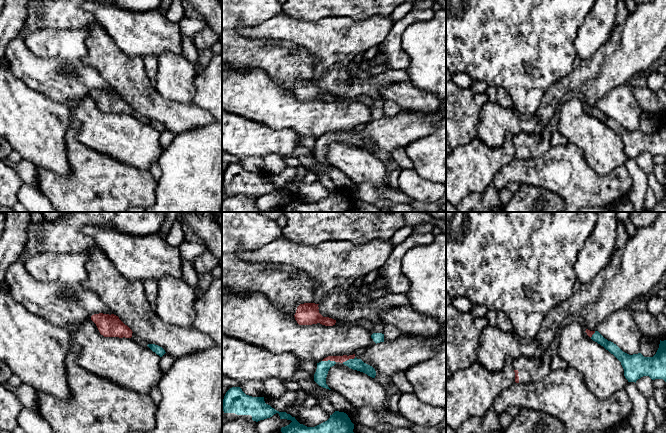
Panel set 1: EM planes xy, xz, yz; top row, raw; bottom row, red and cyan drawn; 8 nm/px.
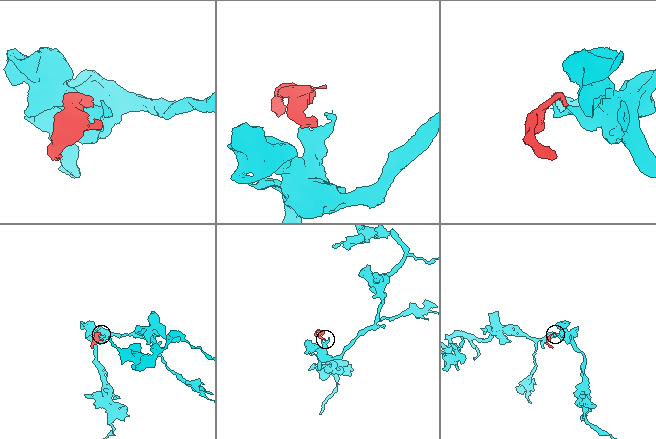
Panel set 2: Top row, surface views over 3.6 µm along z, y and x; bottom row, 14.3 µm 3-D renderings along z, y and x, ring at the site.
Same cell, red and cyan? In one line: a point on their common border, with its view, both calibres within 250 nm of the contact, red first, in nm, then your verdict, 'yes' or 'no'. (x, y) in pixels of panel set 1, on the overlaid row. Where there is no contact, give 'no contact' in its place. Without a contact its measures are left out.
contact xz (329, 359); calibres 60 and 100 nm; yes

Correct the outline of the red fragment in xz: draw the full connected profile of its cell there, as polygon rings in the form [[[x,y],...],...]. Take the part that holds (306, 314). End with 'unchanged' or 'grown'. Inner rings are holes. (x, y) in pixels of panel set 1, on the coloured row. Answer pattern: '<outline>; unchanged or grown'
[[[304,303],[297,307],[296,313],[294,315],[295,320],[299,325],[312,325],[320,323],[325,326],[333,325],[348,325],[347,322],[336,321],[329,317],[323,317],[319,313],[319,304],[315,303]]]; grown

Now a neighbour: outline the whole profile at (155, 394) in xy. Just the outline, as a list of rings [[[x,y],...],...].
[[[158,386],[153,387],[152,390],[150,391],[150,397],[152,399],[152,401],[158,405],[162,399],[162,395],[160,392],[160,389],[158,388]]]

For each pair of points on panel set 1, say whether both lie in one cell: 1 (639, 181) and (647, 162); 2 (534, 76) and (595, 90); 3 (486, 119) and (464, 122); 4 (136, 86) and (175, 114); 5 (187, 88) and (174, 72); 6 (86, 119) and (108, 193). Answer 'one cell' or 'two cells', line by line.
1: two cells
2: two cells
3: two cells
4: one cell
5: one cell
6: two cells

